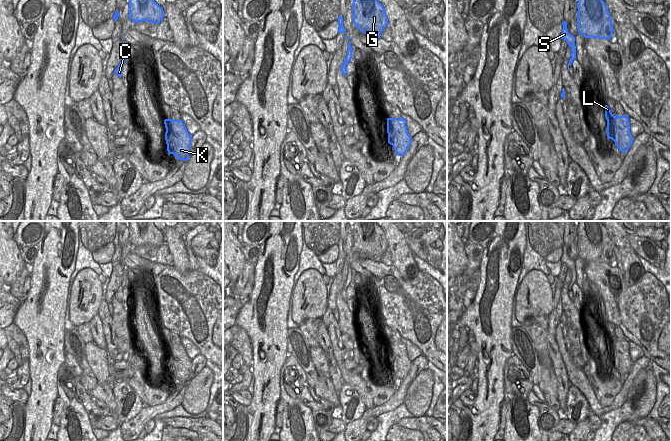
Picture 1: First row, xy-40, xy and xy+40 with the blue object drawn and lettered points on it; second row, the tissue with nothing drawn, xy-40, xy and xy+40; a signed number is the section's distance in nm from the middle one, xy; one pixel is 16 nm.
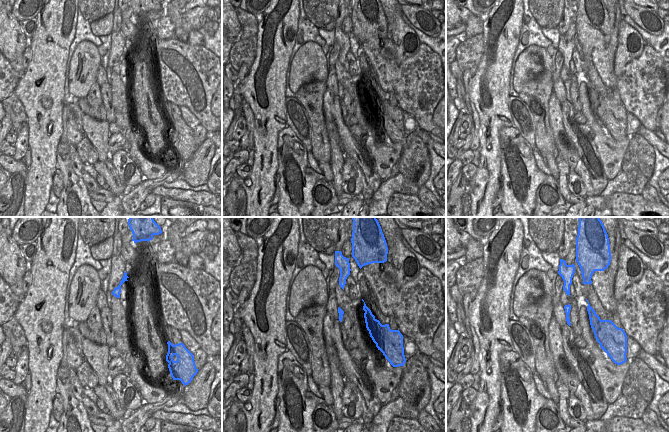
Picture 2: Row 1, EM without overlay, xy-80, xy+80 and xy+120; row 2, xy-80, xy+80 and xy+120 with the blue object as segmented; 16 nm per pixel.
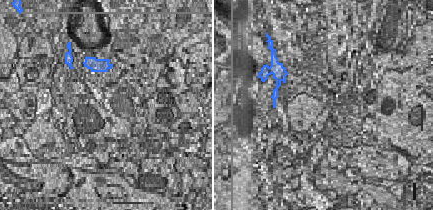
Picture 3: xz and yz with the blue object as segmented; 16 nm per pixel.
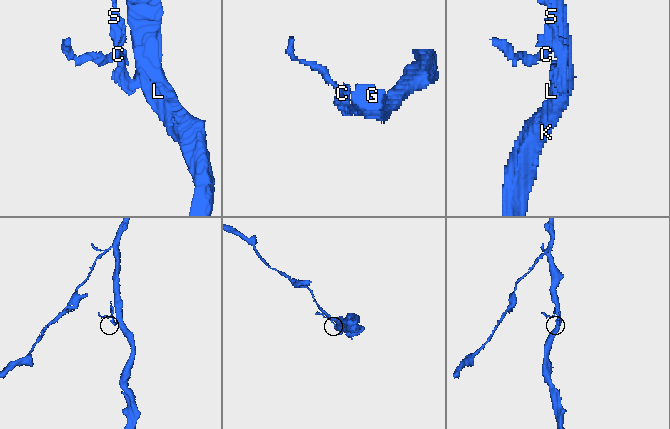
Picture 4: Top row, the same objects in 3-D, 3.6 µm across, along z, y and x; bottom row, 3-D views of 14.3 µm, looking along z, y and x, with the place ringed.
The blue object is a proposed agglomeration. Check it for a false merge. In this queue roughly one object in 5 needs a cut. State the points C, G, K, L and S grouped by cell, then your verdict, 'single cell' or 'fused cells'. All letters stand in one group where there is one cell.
groups C G K L S; single cell

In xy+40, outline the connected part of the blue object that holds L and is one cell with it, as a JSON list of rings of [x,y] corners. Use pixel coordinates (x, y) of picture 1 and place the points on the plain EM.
[[[605,329],[605,342],[607,344],[607,361],[615,366],[615,369],[621,376],[628,376],[633,361],[630,356],[630,346],[628,339],[614,340],[610,332]]]

